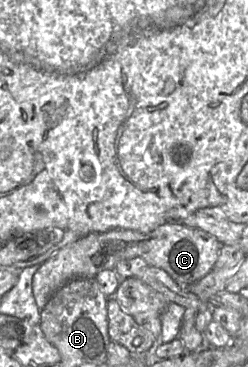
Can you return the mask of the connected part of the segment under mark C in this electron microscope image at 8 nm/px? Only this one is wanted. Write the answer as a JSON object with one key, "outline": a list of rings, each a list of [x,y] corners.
{"outline":[[[174,222],[165,223],[148,234],[132,230],[92,233],[66,245],[39,266],[33,276],[33,296],[42,310],[53,294],[69,281],[95,279],[101,271],[115,271],[121,260],[134,258],[141,258],[148,266],[165,271],[179,286],[190,287],[213,270],[221,247],[208,233]]]}

